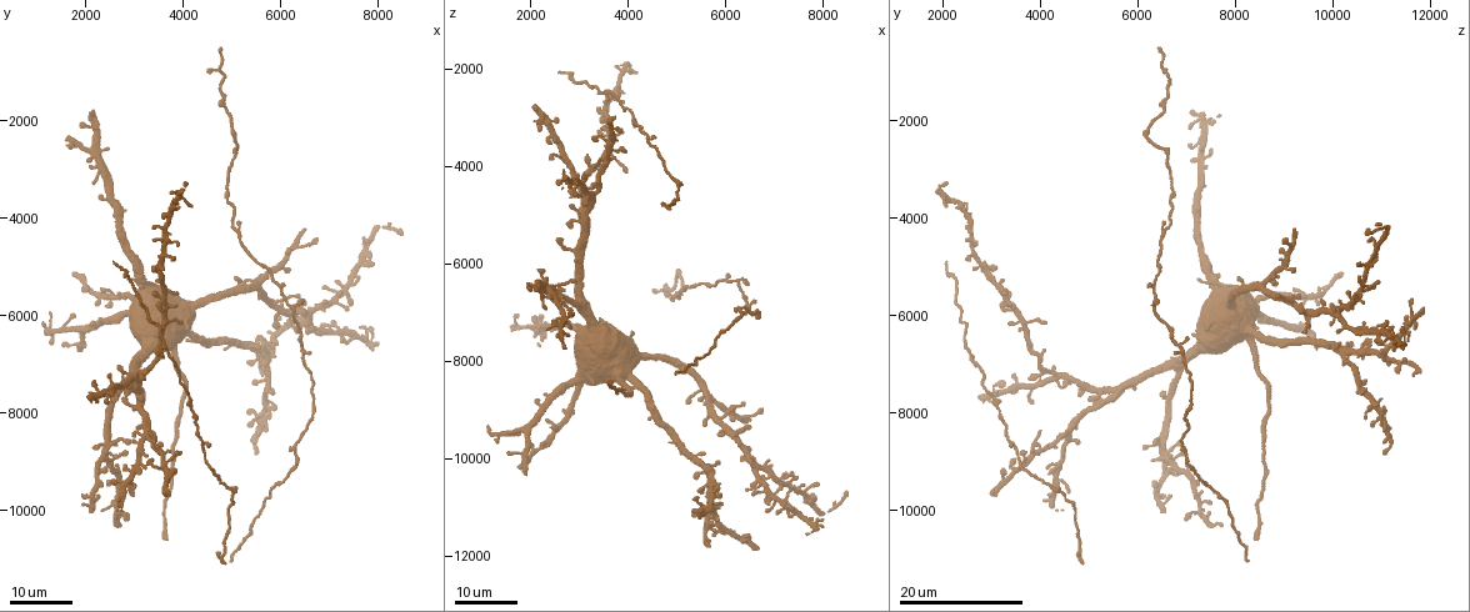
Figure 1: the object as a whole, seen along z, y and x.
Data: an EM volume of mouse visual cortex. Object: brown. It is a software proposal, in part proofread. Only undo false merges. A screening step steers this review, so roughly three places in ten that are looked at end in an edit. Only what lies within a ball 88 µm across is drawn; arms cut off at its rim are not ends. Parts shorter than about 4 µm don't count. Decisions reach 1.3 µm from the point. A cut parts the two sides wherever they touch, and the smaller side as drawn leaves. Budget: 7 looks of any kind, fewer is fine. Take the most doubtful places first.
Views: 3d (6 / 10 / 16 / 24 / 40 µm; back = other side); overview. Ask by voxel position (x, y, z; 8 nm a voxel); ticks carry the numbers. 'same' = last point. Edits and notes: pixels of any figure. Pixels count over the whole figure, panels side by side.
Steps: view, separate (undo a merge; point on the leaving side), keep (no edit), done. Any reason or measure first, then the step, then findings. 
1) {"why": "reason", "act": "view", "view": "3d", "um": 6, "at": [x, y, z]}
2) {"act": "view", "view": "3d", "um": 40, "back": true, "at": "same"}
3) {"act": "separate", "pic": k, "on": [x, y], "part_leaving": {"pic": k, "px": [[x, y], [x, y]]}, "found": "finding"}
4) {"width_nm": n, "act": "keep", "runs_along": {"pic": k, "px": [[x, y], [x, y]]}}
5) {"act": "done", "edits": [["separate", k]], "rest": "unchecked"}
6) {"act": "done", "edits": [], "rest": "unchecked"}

{"why": "three-way junction", "act": "view", "view": "3d", "um": 16, "at": [4450, 8750, 3500]}

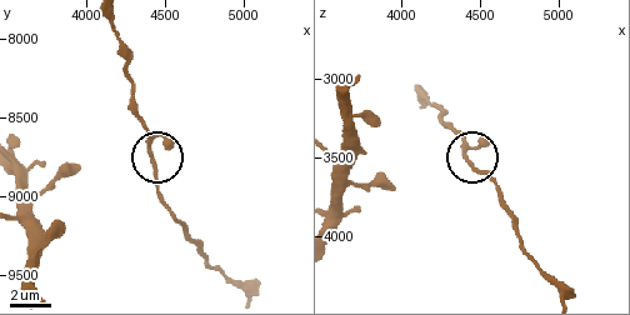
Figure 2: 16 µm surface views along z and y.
{"act": "view", "view": "3d", "um": 6, "at": [4400, 8700, 3480]}

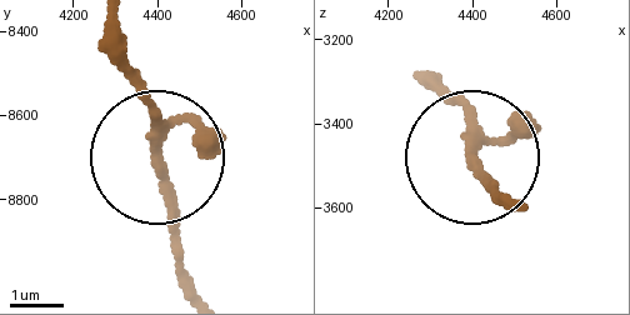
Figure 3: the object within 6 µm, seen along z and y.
{"act": "view", "view": "3d", "um": 6, "back": true, "at": [4405, 8710, 3490]}

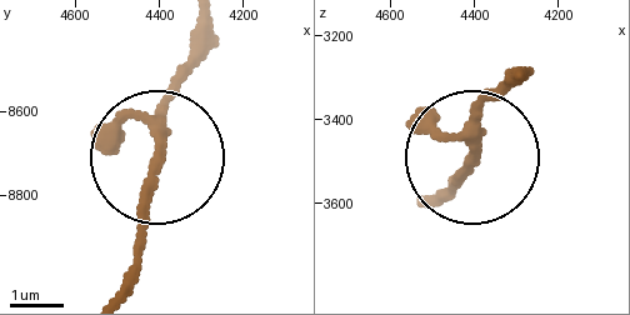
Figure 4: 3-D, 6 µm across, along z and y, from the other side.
{"width_nm": 170, "act": "keep", "found": "one neuron here"}

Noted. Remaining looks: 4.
{"act": "view", "view": "3d", "um": 16, "at": [5900, 5700, 9200]}

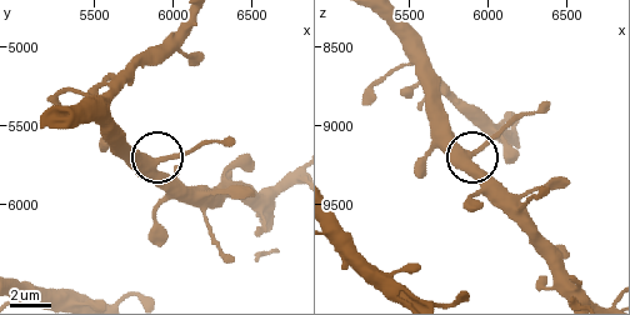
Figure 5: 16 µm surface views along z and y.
{"why": "closer look", "act": "view", "view": "3d", "um": 10, "at": [5900, 5740, 9180]}

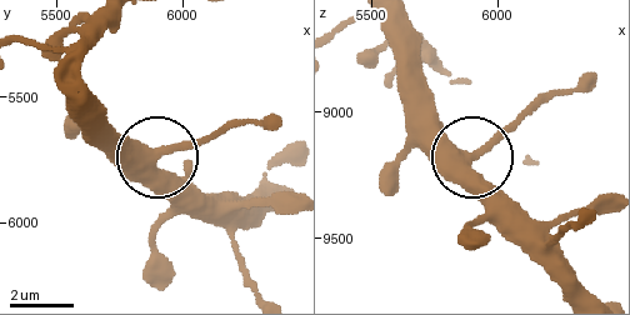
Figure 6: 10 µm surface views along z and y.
{"width_nm": 420, "act": "keep", "found": "all the same neuron"}

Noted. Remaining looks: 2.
{"act": "view", "view": "3d", "um": 16, "at": [6000, 5500, 6350]}

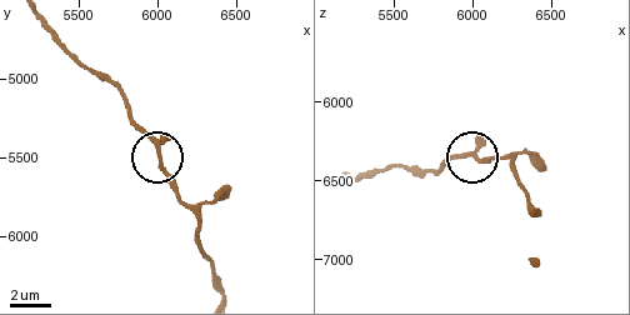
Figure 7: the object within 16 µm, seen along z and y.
{"why": "zoom in", "act": "view", "view": "3d", "um": 10, "at": [6020, 5520, 6320]}

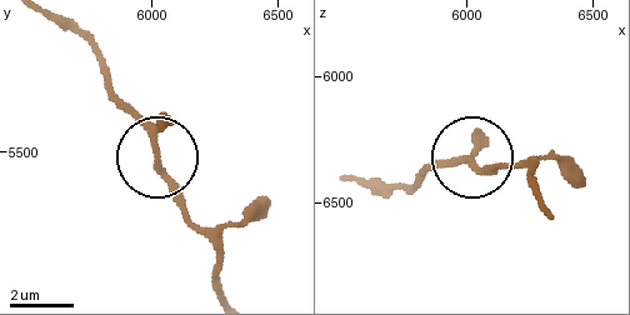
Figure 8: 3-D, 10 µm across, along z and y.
{"arms": 3, "act": "keep", "found": "continuous, no second neuron"}

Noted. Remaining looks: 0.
{"act": "done", "edits": [], "rest": "unchecked"}

